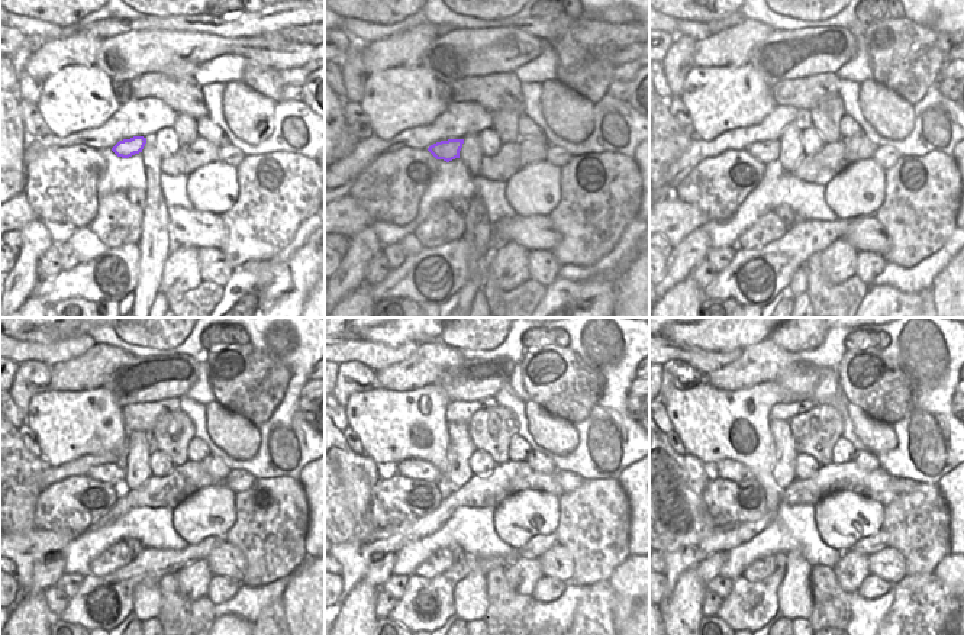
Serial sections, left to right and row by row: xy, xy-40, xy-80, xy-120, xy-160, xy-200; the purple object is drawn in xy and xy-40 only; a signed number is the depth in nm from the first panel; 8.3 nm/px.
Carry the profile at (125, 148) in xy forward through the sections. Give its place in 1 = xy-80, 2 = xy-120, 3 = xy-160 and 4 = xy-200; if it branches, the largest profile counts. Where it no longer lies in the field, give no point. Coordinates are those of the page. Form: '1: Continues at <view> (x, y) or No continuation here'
1: Continues at xy-80 (767, 151)
2: Continues at xy-120 (110, 473)
3: Continues at xy-160 (419, 470)
4: Continues at xy-200 (729, 470).

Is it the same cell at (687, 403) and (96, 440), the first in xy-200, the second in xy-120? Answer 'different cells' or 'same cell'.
same cell

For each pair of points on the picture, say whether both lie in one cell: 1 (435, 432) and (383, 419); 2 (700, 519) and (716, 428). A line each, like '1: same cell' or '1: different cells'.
1: same cell
2: different cells

